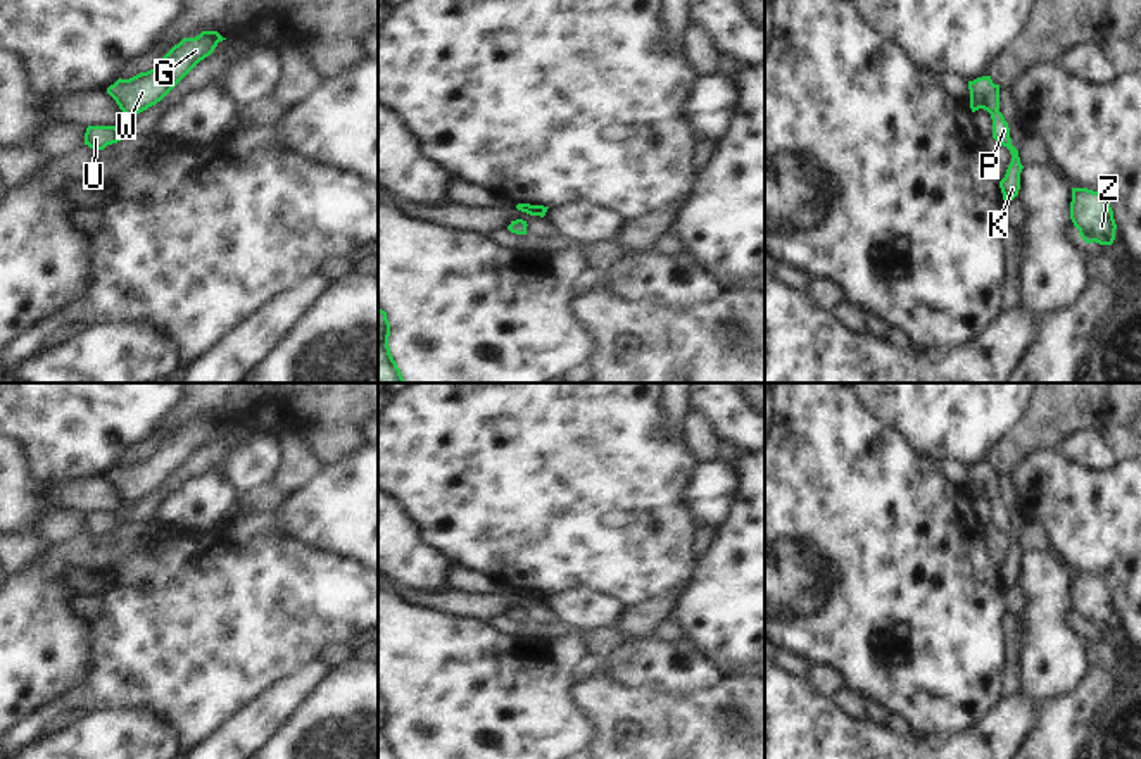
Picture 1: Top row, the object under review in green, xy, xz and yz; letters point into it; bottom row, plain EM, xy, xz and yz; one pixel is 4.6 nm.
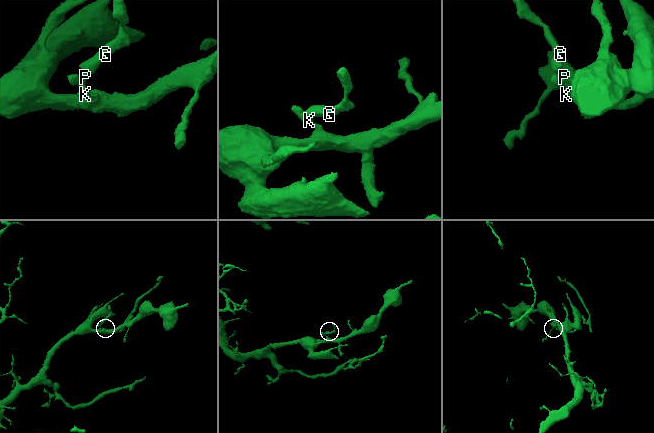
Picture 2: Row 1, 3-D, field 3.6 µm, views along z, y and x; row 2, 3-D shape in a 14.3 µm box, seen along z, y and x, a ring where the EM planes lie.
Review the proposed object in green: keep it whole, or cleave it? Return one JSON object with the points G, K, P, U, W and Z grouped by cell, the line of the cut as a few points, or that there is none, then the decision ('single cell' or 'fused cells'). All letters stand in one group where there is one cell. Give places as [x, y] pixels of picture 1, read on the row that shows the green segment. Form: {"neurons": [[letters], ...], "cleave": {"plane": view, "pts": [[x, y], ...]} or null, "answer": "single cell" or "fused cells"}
{"neurons": [["G", "K", "P", "U", "W", "Z"]], "cleave": null, "answer": "single cell"}

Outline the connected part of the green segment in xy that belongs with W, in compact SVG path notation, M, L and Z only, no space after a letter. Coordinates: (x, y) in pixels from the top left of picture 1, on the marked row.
M202 31L195 38L183 38L154 69L129 79L119 78L107 88L107 93L124 112L124 119L129 119L161 102L223 40L226 38L217 31Z

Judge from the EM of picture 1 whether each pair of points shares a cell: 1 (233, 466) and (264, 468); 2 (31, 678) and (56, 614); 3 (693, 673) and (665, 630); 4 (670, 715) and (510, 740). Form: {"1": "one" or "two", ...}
{"1": "one", "2": "one", "3": "two", "4": "two"}

